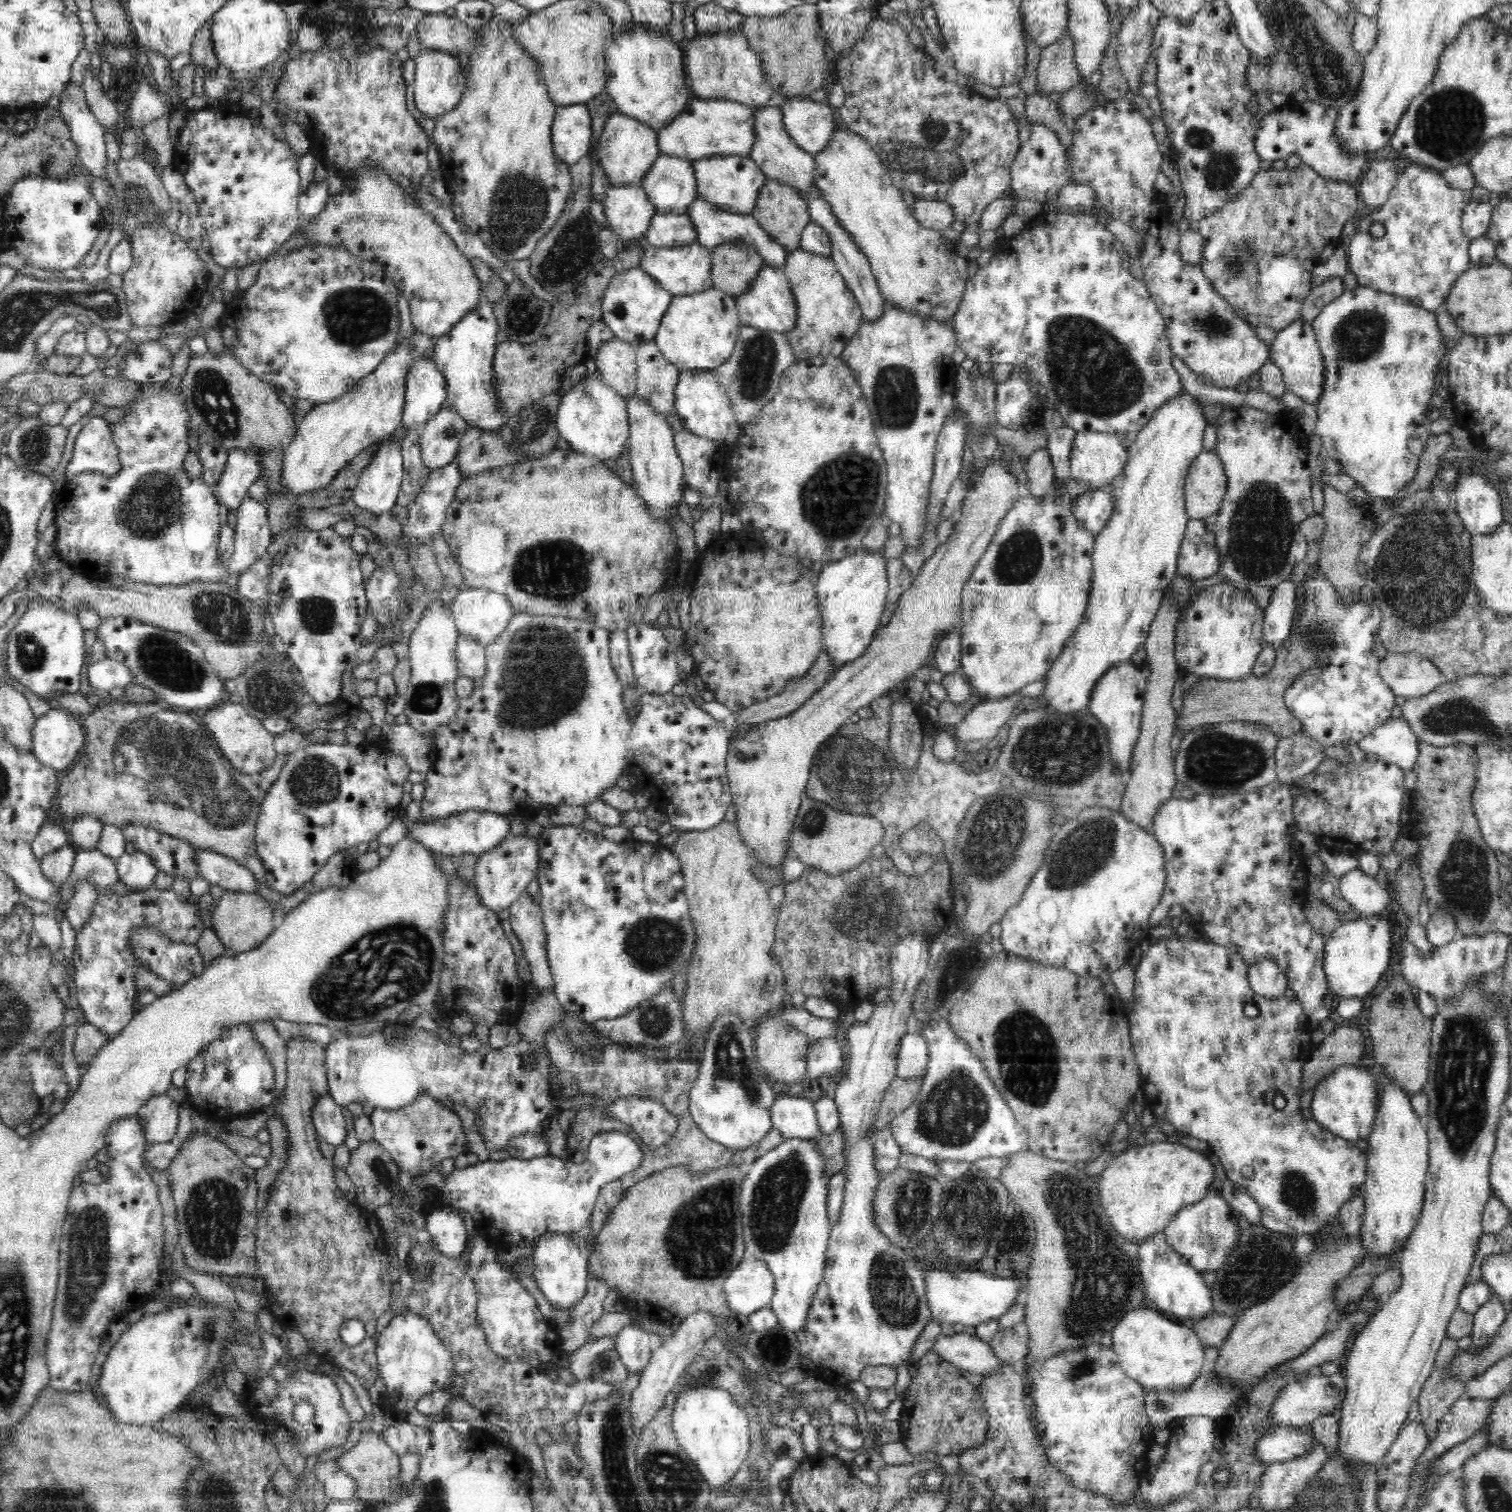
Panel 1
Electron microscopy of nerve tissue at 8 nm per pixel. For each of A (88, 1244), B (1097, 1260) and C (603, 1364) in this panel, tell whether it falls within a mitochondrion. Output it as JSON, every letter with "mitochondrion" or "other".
{"A":"mitochondrion","B":"mitochondrion","C":"mitochondrion"}

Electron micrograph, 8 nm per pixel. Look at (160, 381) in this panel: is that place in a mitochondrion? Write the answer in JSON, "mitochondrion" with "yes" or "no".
{"mitochondrion":"no"}

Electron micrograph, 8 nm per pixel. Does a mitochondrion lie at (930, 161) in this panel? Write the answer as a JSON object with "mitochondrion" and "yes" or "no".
{"mitochondrion":"yes"}

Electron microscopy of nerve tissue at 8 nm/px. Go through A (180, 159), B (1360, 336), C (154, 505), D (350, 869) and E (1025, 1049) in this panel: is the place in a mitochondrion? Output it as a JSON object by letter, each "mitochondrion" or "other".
{"A":"other","B":"mitochondrion","C":"mitochondrion","D":"other","E":"mitochondrion"}

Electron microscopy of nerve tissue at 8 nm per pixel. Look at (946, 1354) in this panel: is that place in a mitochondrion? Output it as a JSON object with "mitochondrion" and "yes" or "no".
{"mitochondrion":"no"}

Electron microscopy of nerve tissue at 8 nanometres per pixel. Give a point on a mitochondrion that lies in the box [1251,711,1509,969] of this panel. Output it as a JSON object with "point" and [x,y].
{"point":[1462,879]}

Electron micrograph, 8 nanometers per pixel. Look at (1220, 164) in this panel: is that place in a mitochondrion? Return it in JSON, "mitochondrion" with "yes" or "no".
{"mitochondrion":"yes"}

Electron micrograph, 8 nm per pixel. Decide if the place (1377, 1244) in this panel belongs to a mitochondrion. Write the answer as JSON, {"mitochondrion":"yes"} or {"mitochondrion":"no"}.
{"mitochondrion":"no"}

